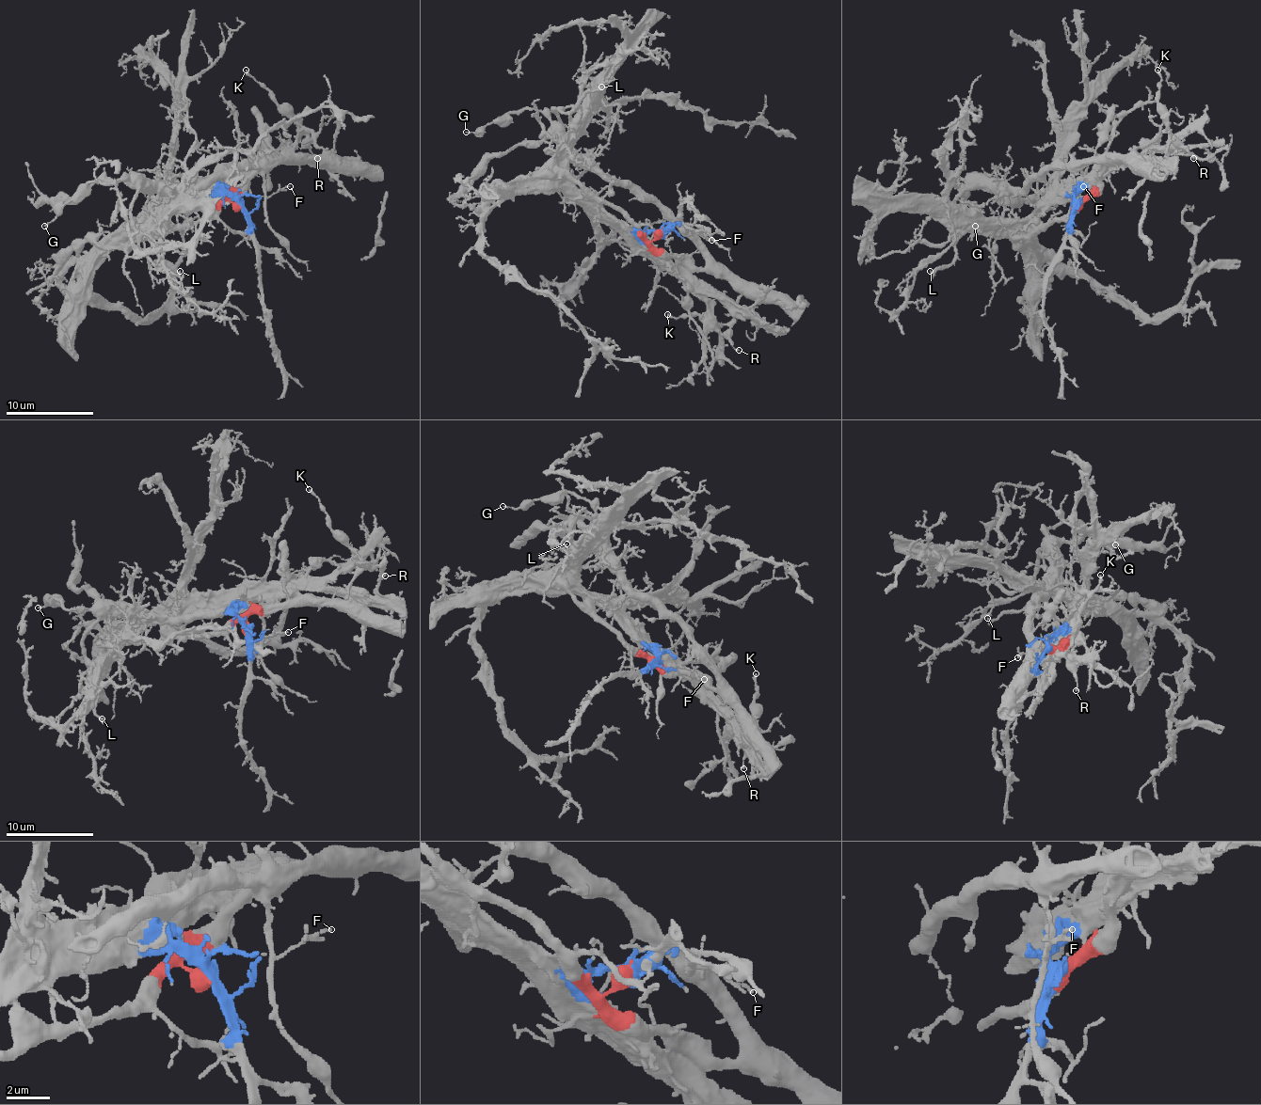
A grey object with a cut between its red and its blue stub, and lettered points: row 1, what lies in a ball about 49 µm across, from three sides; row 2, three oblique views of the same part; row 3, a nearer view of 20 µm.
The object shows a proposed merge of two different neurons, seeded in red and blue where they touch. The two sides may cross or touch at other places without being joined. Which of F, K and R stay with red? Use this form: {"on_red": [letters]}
{"on_red": ["F", "K", "R"]}

